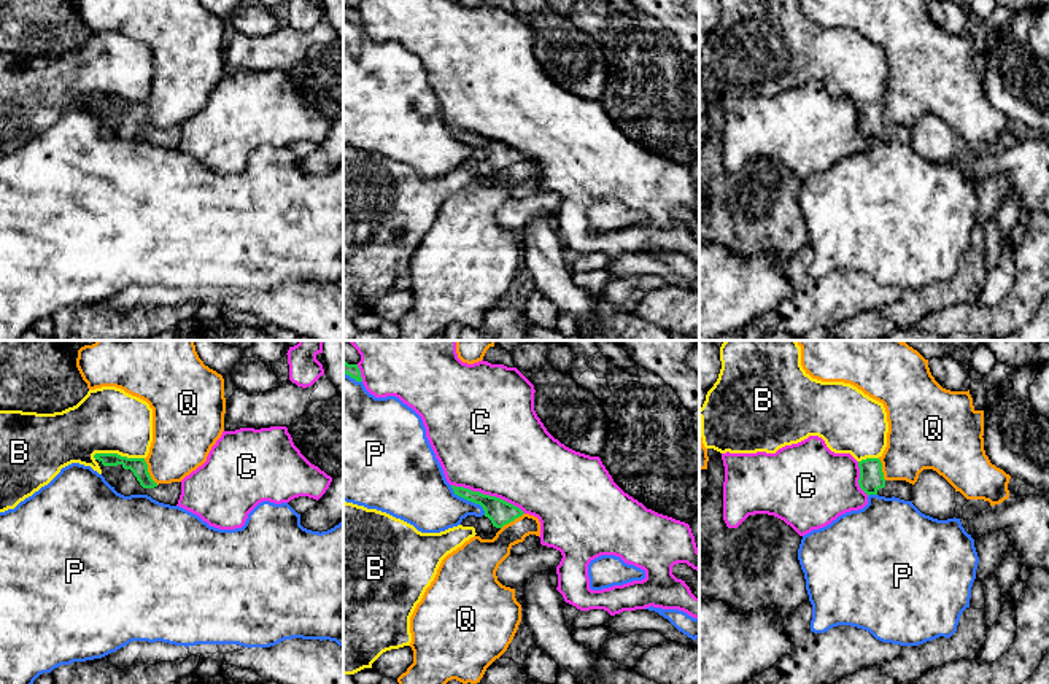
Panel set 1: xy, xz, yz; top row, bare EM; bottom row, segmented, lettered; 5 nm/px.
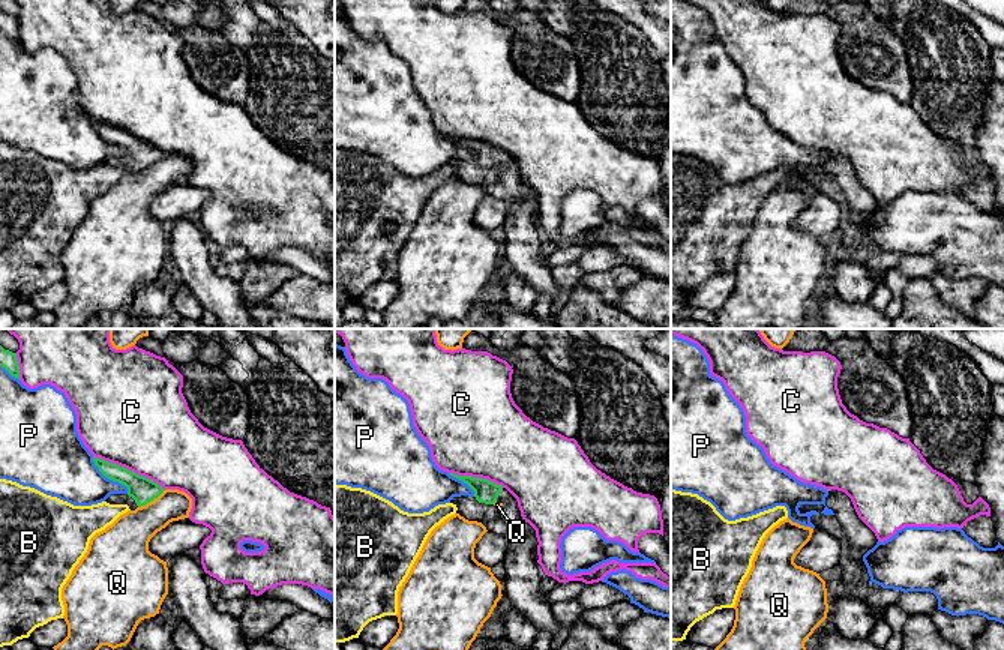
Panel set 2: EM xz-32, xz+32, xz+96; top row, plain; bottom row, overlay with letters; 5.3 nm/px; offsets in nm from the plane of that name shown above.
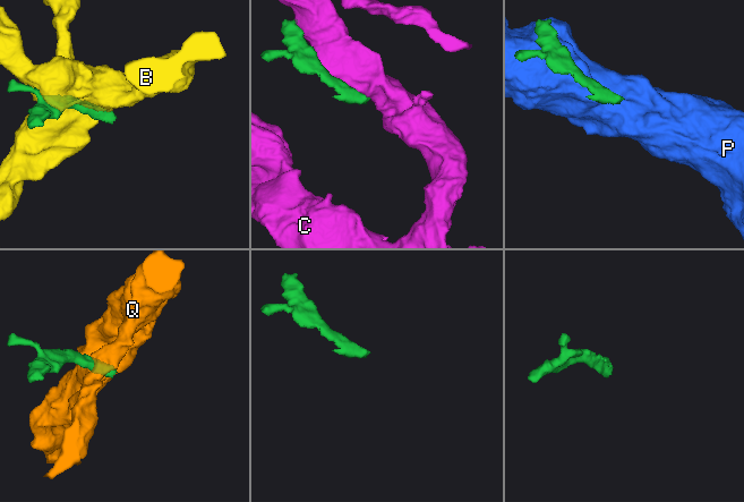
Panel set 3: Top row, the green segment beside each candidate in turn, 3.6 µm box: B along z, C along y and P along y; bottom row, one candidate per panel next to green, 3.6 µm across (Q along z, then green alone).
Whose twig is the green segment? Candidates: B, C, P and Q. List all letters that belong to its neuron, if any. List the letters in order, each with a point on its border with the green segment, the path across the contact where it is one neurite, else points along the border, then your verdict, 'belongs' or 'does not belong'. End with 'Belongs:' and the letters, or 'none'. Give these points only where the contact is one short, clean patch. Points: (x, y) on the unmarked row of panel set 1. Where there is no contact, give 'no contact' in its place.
B: xy (116, 97) | does not belong
C: xz (488, 139) | does not belong
P: xz (469, 143) | does not belong
Q: xy (147, 115) | along xy (143, 102), (148, 118), (158, 128) | does not belong
Belongs: none

